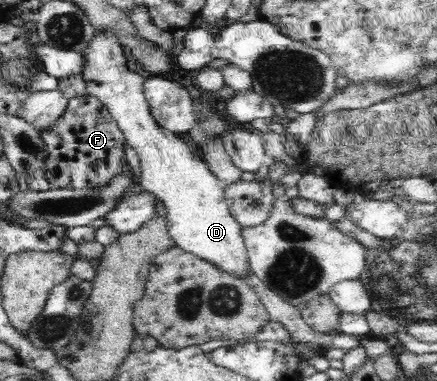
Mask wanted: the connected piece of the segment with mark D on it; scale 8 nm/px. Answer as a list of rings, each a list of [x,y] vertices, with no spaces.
[[[102,30],[96,32],[90,45],[82,51],[82,54],[84,54],[84,67],[82,67],[81,76],[86,81],[87,92],[108,108],[110,115],[123,131],[125,141],[136,150],[141,163],[142,189],[153,193],[166,206],[167,229],[173,241],[186,253],[209,261],[222,271],[244,280],[244,277],[251,271],[248,252],[246,252],[241,233],[244,228],[229,210],[226,198],[224,198],[222,182],[209,170],[207,162],[192,150],[192,144],[189,141],[184,142],[178,134],[173,134],[156,123],[143,93],[145,79],[128,68],[128,53],[116,38],[116,34],[112,31],[102,32]]]

